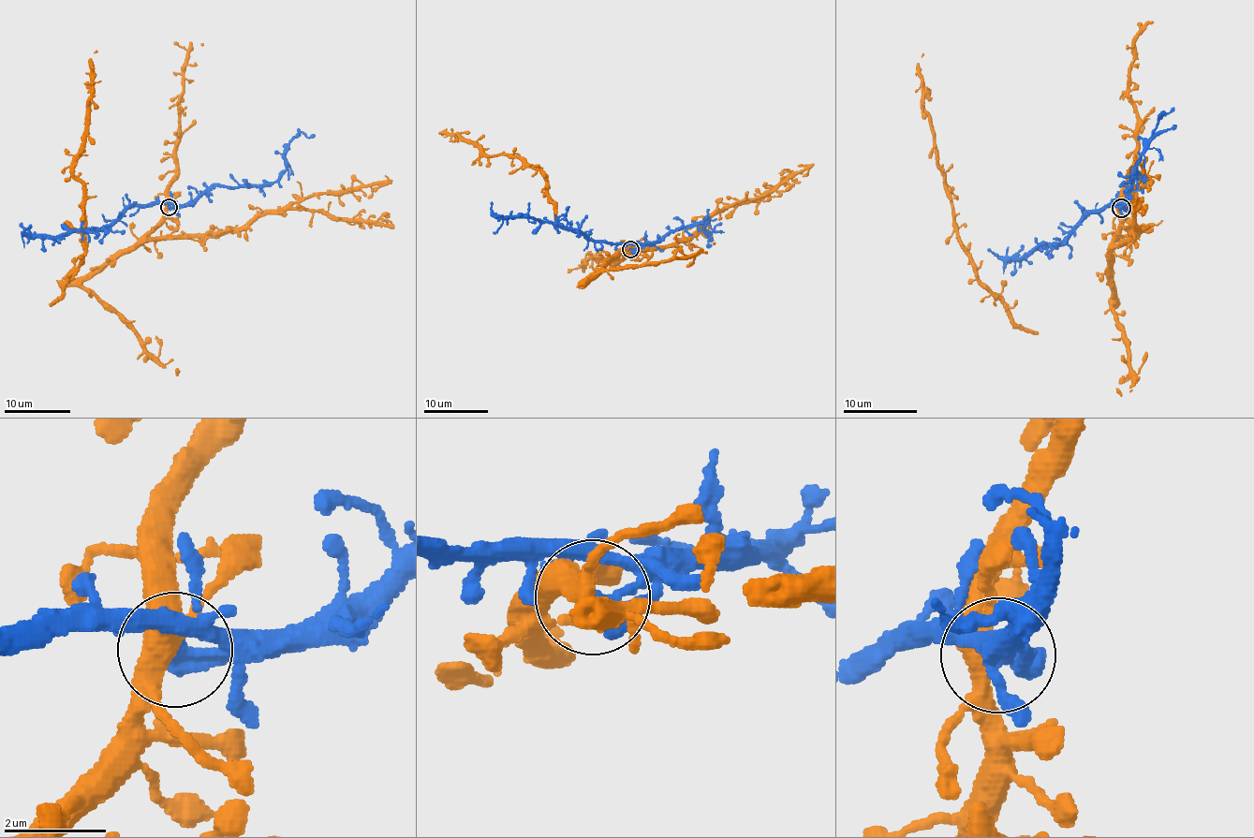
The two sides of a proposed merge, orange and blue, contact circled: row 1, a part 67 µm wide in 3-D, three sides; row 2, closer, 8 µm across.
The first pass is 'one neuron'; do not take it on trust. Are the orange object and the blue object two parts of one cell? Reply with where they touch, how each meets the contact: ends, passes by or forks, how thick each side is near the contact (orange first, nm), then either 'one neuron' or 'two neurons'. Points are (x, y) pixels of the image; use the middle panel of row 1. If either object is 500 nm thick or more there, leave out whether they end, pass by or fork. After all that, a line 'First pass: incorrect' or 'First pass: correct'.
(630, 249) | orange forks | blue ends | 360/460 nm | two neurons
First pass: incorrect

